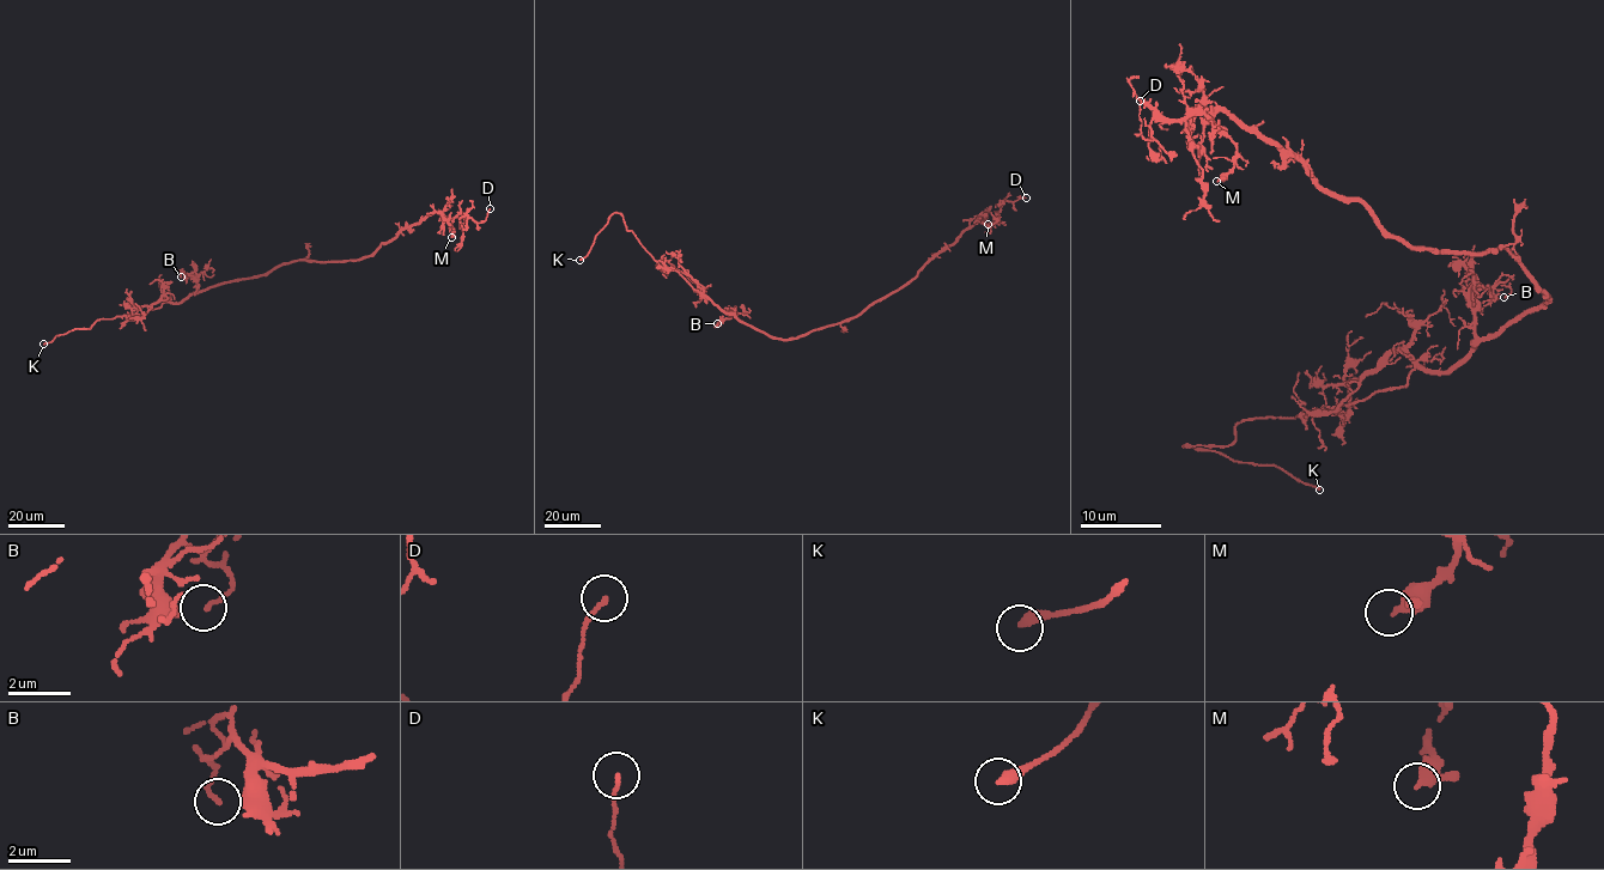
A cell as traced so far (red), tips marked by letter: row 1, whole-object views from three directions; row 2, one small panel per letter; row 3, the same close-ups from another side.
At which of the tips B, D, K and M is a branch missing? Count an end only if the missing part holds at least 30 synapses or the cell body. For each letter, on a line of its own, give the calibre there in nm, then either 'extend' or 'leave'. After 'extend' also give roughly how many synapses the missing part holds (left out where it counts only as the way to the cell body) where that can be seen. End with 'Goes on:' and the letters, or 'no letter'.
B: 120 nm | leave
D: 140 nm | leave
K: 320 nm | extend
M: 340 nm | leave
Goes on: K

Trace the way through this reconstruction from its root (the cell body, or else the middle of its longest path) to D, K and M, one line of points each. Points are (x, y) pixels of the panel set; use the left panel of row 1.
D: (262, 275), (297, 260), (360, 260), (433, 213), (449, 218), (461, 213), (481, 223), (490, 208)
K: (262, 275), (219, 284), (180, 302), (164, 302), (140, 314), (99, 318), (90, 329), (74, 329), (43, 344)
M: (262, 275), (297, 260), (344, 262), (369, 256), (382, 243), (433, 213), (451, 220), (451, 237)

